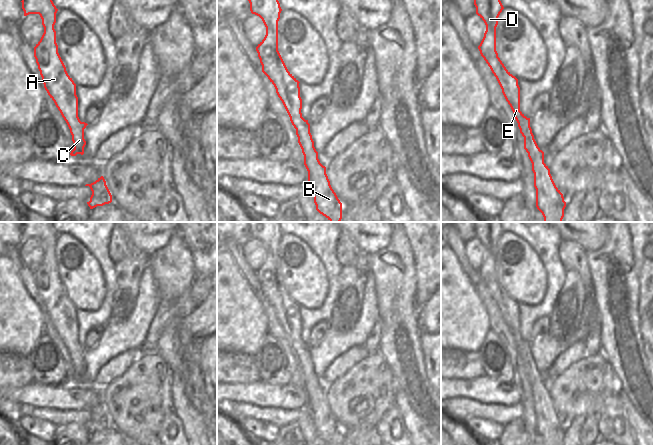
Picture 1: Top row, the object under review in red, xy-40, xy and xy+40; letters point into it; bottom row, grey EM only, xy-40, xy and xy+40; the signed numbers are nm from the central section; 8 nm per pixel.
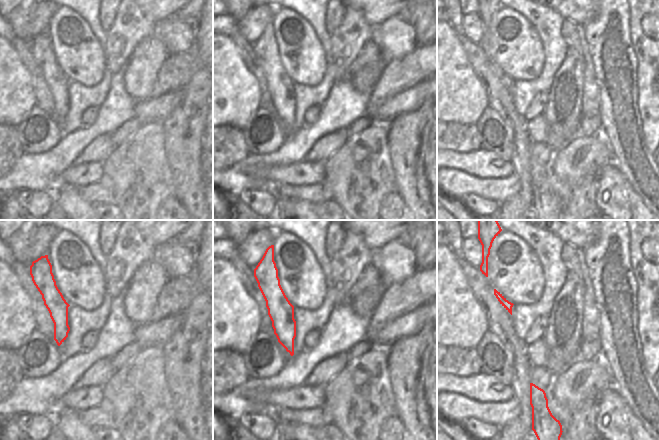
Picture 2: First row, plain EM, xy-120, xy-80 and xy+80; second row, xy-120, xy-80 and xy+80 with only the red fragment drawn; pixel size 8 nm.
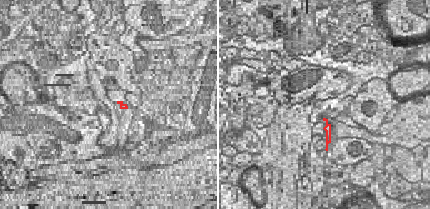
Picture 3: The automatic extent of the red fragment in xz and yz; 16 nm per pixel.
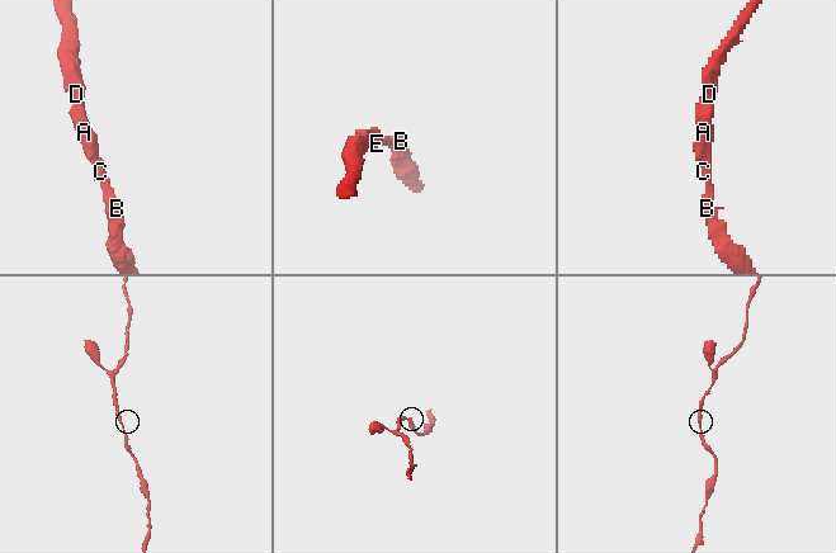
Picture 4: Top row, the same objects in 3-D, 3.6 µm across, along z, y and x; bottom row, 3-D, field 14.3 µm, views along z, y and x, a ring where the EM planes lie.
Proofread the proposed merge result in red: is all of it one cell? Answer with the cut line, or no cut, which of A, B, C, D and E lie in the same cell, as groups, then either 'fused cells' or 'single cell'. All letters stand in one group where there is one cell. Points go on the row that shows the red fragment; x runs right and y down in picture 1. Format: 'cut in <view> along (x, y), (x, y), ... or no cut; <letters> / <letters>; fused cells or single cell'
no cut; A B C D E; single cell

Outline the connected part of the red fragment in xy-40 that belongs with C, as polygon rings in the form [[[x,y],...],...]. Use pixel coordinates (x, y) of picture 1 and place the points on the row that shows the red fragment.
[[[22,0],[21,2],[24,16],[39,14],[42,19],[44,33],[34,47],[34,57],[44,88],[54,101],[70,129],[74,143],[74,149],[70,155],[83,155],[86,145],[84,129],[88,124],[81,122],[78,117],[76,84],[68,75],[66,67],[58,53],[56,31],[54,29],[58,9],[52,0]]]

